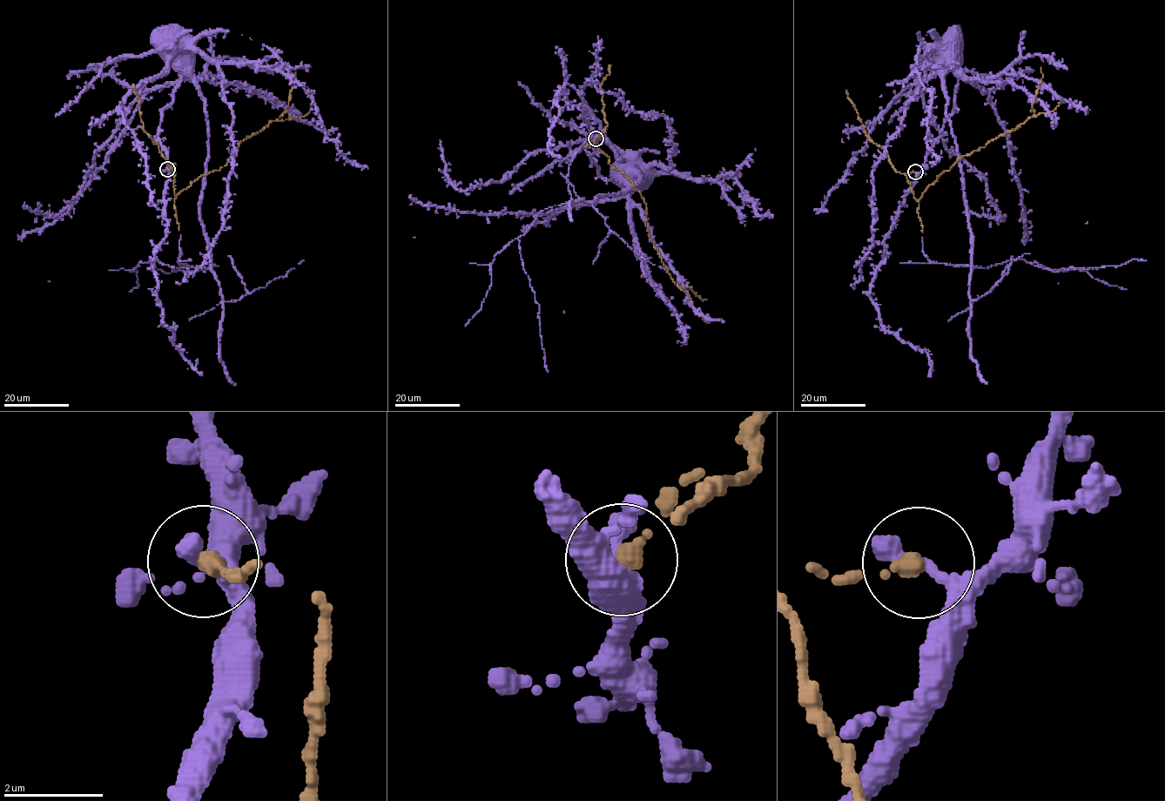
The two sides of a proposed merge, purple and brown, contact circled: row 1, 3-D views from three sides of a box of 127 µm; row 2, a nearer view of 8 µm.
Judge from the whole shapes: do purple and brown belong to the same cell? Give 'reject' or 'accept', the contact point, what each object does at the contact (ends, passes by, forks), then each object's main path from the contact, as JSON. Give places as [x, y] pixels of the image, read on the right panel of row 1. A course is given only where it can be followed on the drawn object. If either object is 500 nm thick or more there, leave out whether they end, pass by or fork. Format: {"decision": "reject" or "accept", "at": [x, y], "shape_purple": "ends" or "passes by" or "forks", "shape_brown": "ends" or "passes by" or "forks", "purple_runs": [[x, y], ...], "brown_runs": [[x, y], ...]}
{"decision": "accept", "at": [915, 171], "shape_purple": "ends", "shape_brown": "ends", "purple_runs": [[915, 171], [952, 111], [952, 71], [946, 116], [971, 267], [1146, 260]], "brown_runs": [[915, 171], [905, 174], [919, 200], [963, 155], [1027, 118], [1052, 111], [1060, 98]]}

